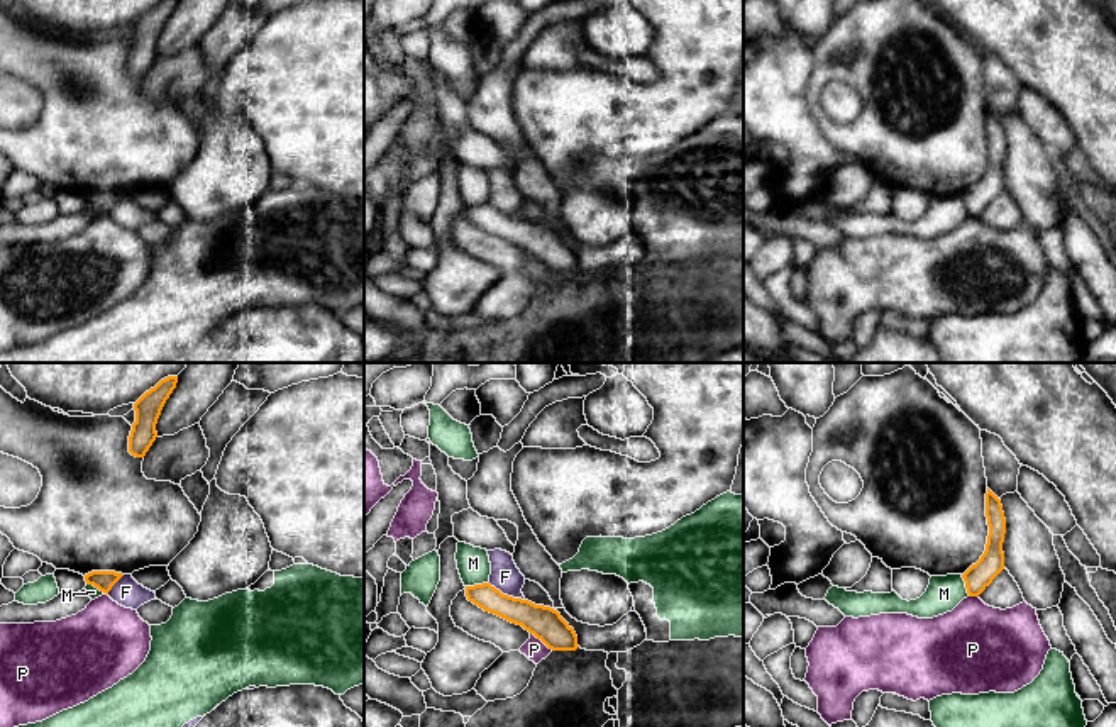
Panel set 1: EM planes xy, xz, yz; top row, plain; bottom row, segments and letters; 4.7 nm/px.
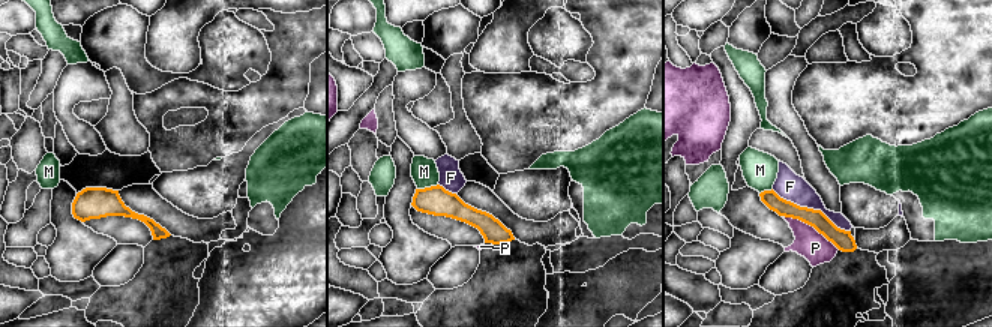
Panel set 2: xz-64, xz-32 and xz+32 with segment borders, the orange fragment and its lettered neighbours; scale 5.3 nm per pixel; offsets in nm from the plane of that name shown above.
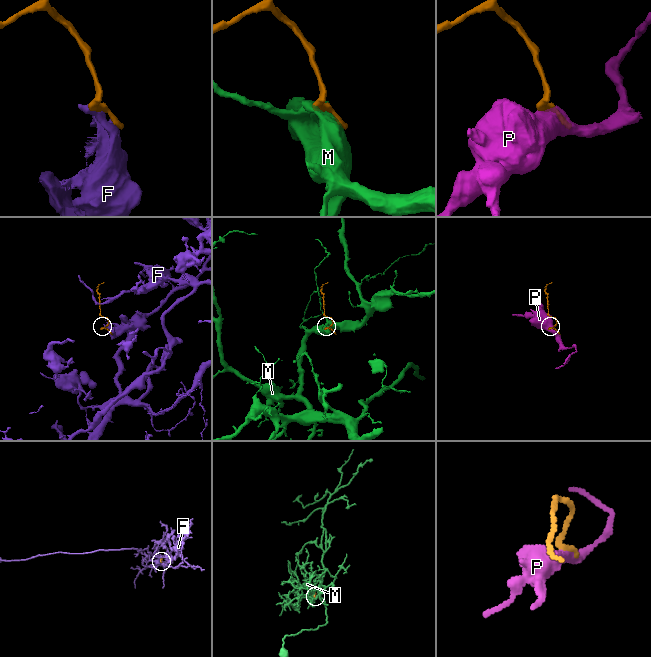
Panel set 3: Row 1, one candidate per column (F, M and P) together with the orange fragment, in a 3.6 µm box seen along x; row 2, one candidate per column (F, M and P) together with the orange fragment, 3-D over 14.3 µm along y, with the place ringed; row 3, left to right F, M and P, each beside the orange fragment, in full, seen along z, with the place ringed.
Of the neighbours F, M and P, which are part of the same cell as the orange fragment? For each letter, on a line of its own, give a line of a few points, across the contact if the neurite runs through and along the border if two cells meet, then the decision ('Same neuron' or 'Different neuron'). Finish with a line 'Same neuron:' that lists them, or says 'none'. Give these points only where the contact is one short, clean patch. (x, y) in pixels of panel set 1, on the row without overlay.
F: Different neuron
M: Line: xz (486, 202), (466, 207). Different neuron
P: Different neuron
Same neuron: none

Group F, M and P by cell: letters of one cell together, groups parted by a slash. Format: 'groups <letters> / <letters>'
groups F / M / P

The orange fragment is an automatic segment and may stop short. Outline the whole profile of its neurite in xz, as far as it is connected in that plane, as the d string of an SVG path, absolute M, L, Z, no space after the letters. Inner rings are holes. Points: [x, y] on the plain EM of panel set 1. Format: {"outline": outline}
{"outline": "M489 203L466 207L466 217L484 232L522 246L552 271L579 268L574 249L550 227L503 215Z"}

